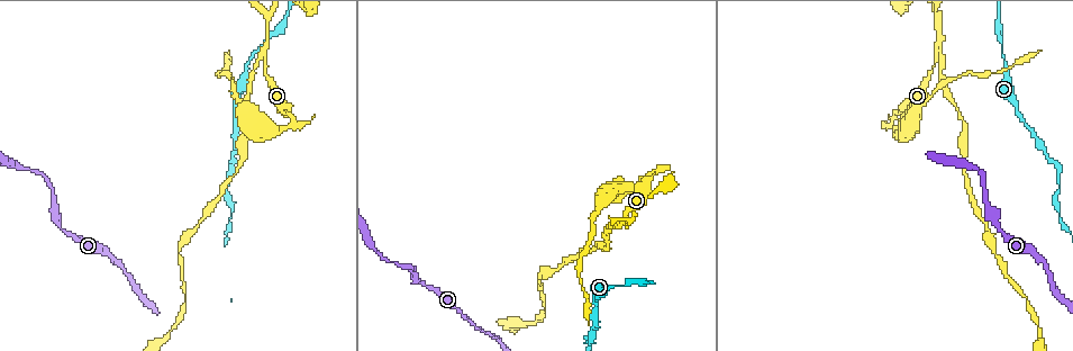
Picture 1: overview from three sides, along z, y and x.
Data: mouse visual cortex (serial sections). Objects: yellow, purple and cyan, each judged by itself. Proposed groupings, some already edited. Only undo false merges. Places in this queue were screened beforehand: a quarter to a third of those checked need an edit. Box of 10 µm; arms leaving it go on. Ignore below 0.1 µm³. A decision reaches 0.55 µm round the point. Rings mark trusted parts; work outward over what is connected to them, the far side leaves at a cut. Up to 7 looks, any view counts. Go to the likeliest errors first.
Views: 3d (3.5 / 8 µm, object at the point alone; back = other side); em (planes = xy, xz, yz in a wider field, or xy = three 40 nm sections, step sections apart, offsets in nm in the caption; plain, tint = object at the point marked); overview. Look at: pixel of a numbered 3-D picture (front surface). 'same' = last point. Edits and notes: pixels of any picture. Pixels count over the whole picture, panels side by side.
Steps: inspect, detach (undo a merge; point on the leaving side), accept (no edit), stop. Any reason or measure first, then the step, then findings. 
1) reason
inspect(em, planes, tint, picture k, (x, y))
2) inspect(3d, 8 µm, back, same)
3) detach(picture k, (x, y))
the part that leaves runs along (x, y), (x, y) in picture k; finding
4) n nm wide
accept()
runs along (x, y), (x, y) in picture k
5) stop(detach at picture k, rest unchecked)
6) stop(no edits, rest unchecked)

a fork
inspect(3d, 3.5 µm, picture 1, (265, 56))

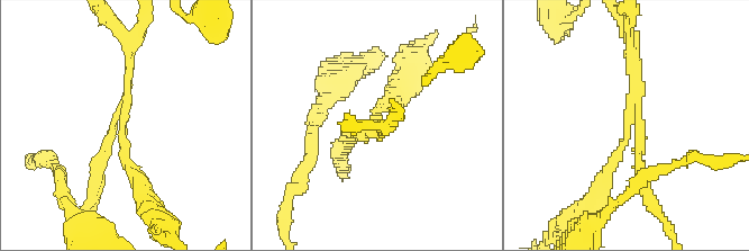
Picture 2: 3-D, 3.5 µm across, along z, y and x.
3 arms; arms of 150, 200, 200 nm; shape alone is not enough
inspect(em, planes, tint, picture 2, (627, 121))

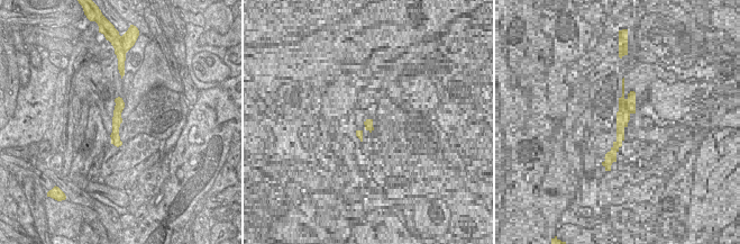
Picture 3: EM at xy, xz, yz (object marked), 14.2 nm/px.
140 nm wide
detach(picture 2, (101, 155))
the part that leaves runs along (116, 123), (99, 158), (88, 209) in picture 2; two cells meet here

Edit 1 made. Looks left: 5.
narrows sharply
inspect(3d, 3.5 µm, picture 1, (294, 122))

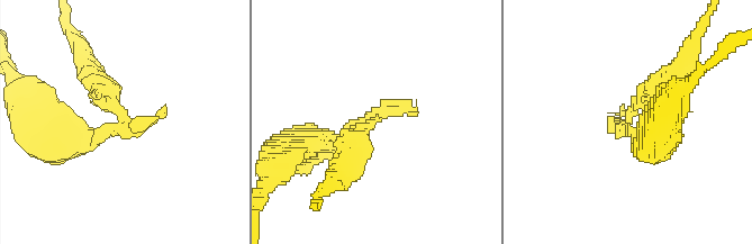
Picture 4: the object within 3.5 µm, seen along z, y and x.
need the tissue
inspect(em, xy, step 2, tint, picture 4, (373, 119))

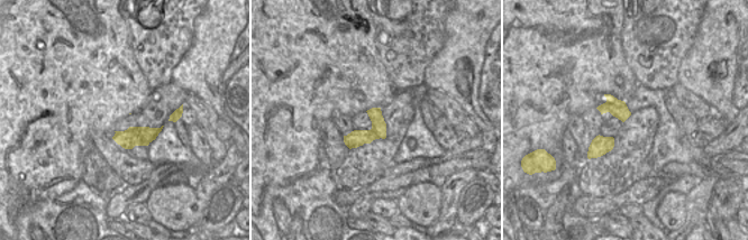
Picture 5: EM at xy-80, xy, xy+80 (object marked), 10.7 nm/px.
170 nm wide
detach(picture 4, (82, 124))
the part that leaves runs along (115, 129), (56, 144), (32, 119) in picture 4; a second cell is stuck on

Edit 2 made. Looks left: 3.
inspect(overview)

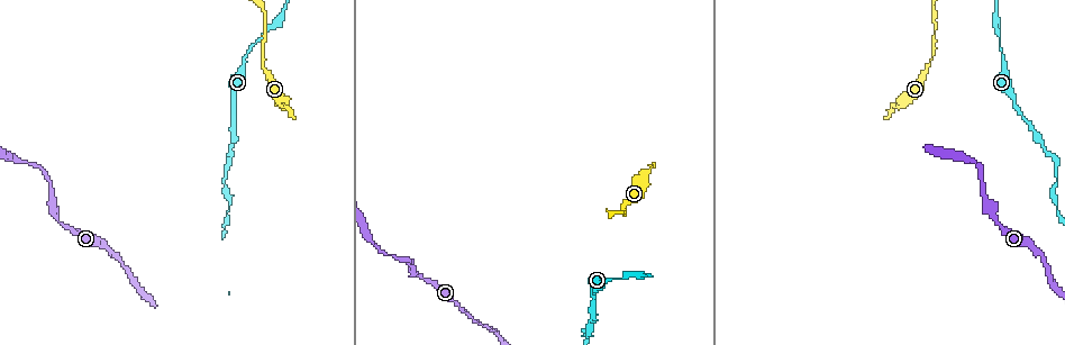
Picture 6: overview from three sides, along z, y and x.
a narrow waist
inspect(3d, 8 µm, picture 6, (1043, 146))

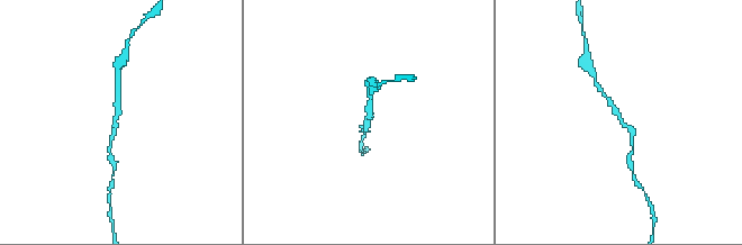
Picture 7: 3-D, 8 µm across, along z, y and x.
inspect(3d, 3.5 µm, back, same)

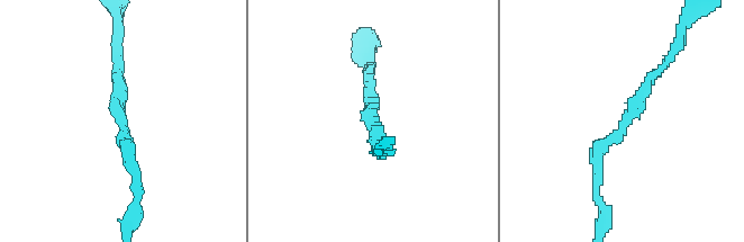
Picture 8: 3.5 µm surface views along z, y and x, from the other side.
accept()
runs along (664, 63), (596, 153), (598, 185) in picture 8; one cell here

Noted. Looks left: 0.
stop(detach at picture 2, detach at picture 4, rest unchecked)

